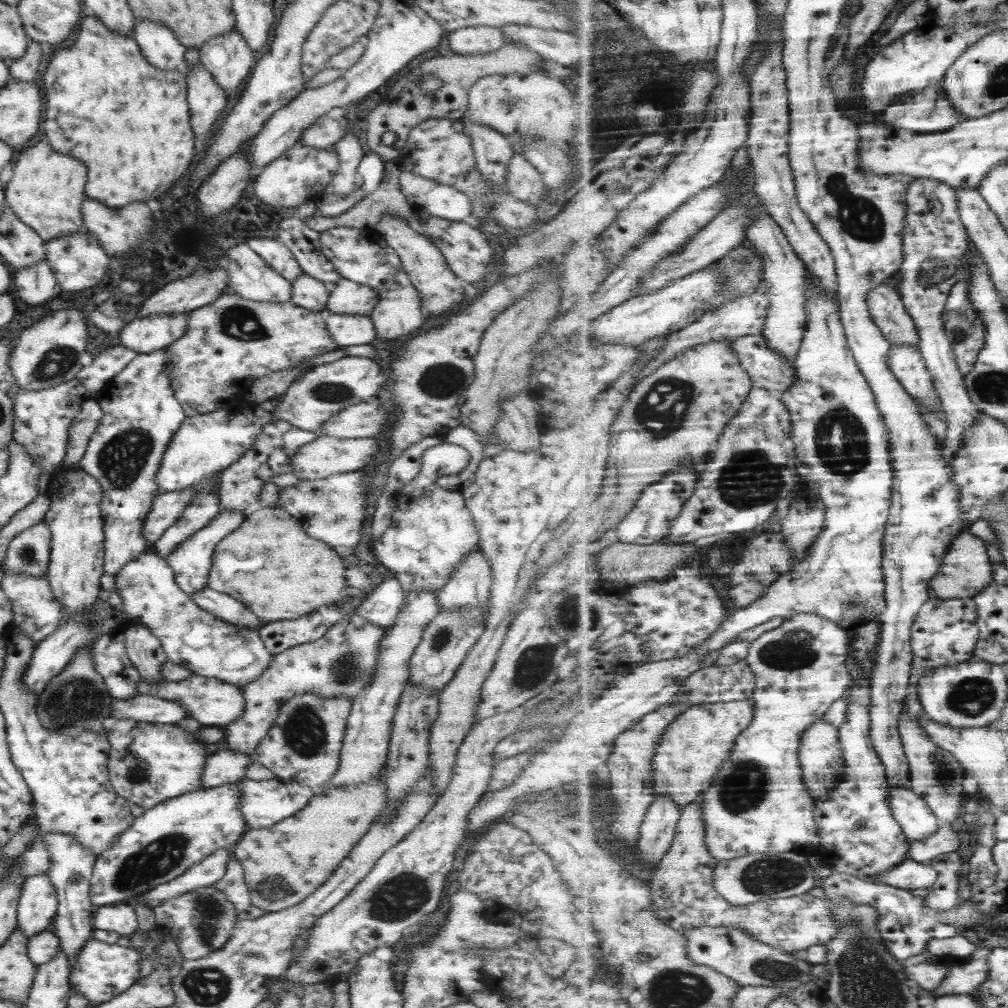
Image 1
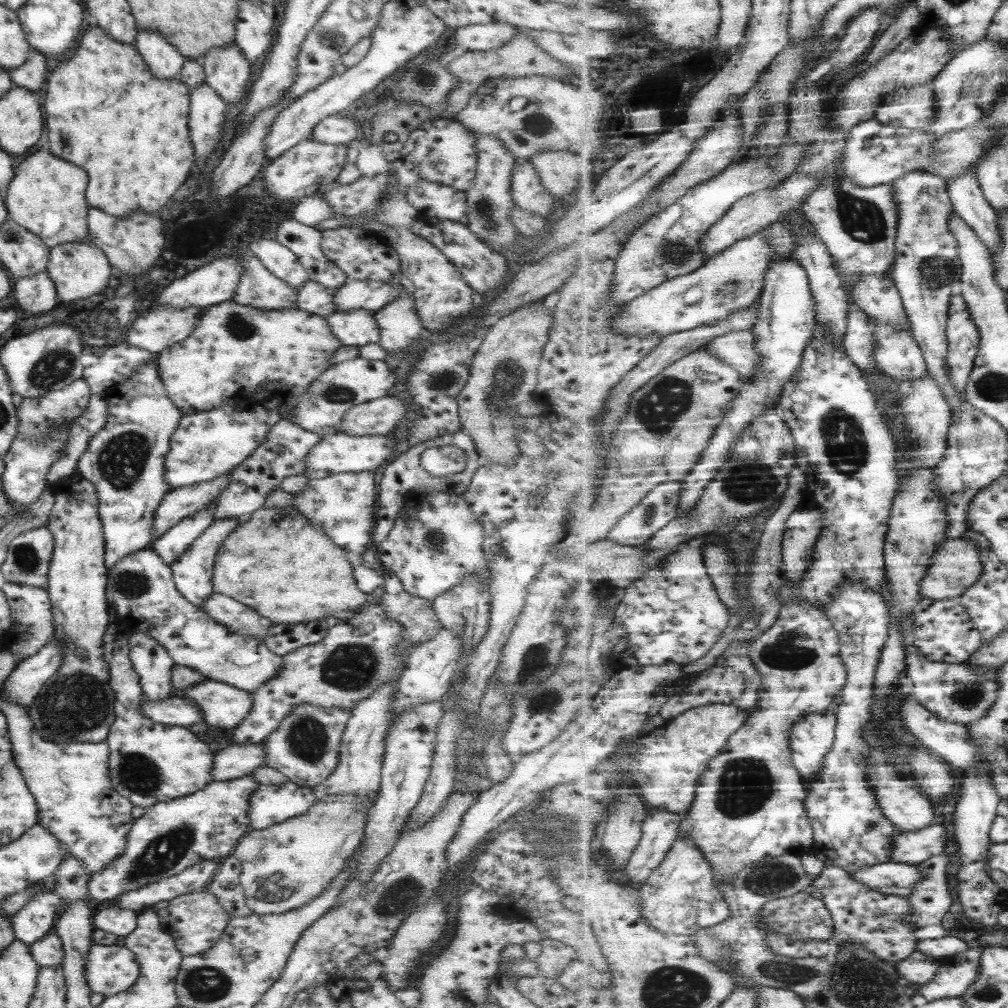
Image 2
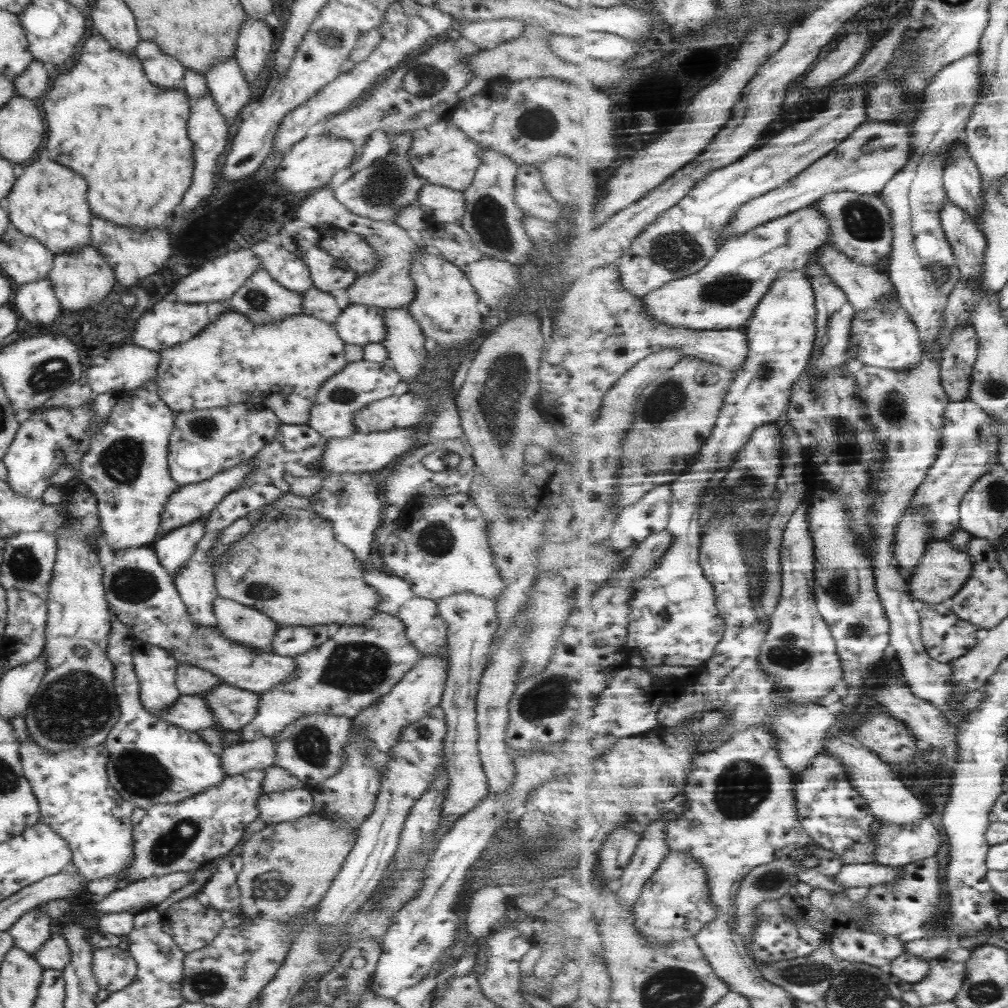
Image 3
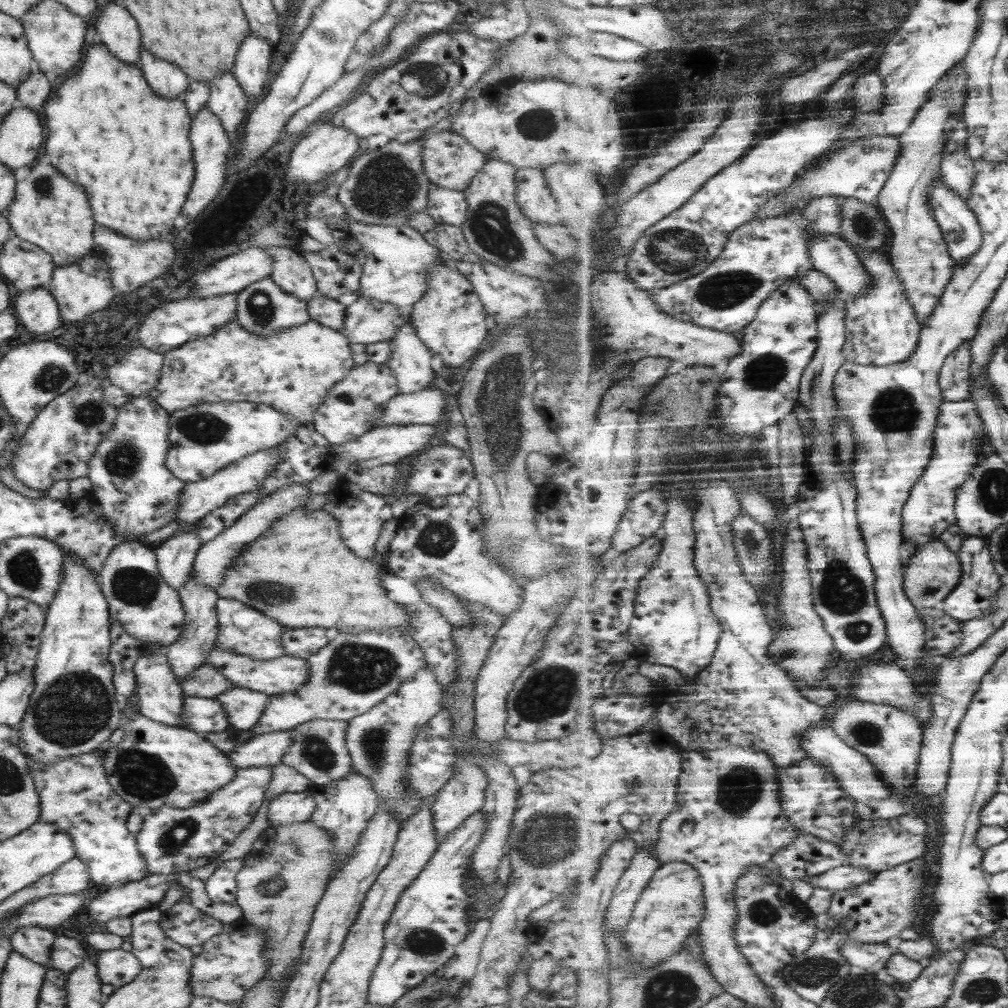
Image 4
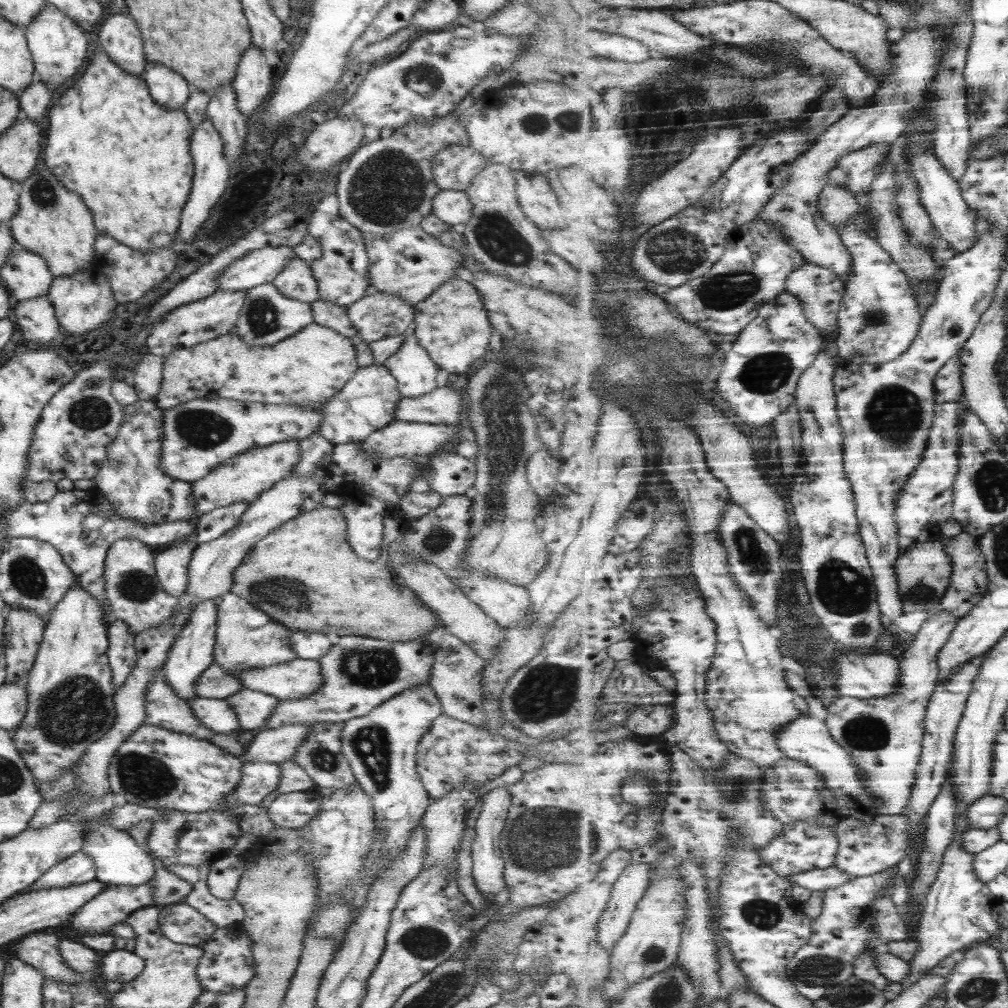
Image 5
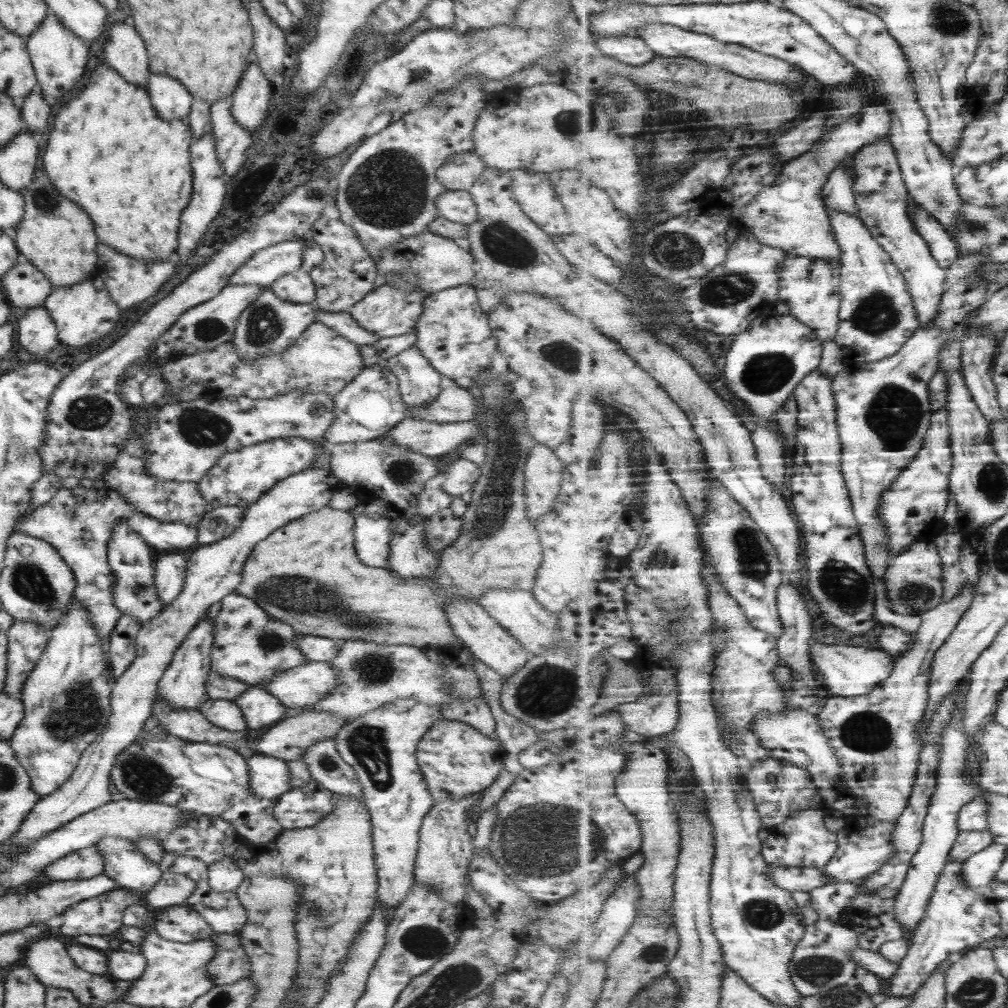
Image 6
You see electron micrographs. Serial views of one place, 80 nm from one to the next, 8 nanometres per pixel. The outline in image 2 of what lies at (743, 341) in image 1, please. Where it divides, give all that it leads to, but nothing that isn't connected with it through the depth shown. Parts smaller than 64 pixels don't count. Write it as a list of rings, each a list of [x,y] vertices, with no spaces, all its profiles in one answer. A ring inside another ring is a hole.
[[[752,330],[731,331],[706,342],[706,348],[721,360],[729,362],[747,378],[757,374],[760,356],[755,350],[756,338]]]

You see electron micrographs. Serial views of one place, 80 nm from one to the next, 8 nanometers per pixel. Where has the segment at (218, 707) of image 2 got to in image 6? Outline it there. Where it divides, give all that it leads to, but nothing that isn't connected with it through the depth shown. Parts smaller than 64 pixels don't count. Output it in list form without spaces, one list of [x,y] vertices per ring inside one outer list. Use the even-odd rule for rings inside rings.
[[[247,687],[247,690],[234,698],[235,706],[243,714],[246,729],[257,730],[275,725],[283,717],[285,708],[272,694],[259,687]]]

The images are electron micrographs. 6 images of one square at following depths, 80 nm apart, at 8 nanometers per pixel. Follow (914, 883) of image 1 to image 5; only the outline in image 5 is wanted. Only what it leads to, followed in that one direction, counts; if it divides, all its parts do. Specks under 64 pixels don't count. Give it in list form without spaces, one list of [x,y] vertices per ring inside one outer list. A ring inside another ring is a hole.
[[[837,867],[816,868],[813,870],[798,872],[794,875],[787,876],[792,884],[797,884],[809,891],[837,888],[853,879],[848,872],[843,872]]]

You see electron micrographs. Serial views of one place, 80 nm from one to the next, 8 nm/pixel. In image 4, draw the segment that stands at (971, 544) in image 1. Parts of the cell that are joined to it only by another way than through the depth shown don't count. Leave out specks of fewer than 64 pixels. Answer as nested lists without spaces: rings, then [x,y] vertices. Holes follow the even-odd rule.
[[[937,539],[920,547],[916,555],[906,560],[906,595],[919,609],[938,607],[959,584],[961,575],[962,564],[956,553]]]

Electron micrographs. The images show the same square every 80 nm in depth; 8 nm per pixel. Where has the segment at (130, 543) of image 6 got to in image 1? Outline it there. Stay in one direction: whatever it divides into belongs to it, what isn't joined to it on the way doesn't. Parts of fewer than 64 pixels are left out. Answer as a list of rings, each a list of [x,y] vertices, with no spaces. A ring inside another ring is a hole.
[[[141,553],[138,554],[135,558],[129,560],[128,563],[125,563],[120,569],[119,572],[116,572],[113,575],[113,587],[116,594],[121,597],[122,600],[122,611],[125,615],[125,618],[128,622],[136,622],[137,624],[142,624],[149,629],[149,632],[157,638],[160,642],[161,648],[164,650],[166,660],[171,661],[173,664],[181,665],[185,667],[189,672],[192,672],[193,675],[199,675],[205,678],[215,678],[221,682],[241,687],[249,682],[253,682],[256,678],[261,676],[261,673],[266,669],[266,666],[269,666],[270,660],[272,659],[272,654],[262,645],[261,639],[259,638],[257,630],[241,630],[239,627],[229,624],[228,622],[223,622],[220,618],[201,610],[201,607],[198,607],[187,594],[181,592],[174,581],[174,574],[171,568],[167,566],[167,563],[164,559],[159,558],[155,553]]]

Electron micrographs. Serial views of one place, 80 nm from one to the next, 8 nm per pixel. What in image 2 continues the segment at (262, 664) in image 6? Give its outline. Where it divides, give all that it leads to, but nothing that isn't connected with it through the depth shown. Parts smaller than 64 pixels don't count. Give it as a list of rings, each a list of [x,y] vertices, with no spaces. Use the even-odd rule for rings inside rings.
[[[212,592],[209,598],[202,602],[201,610],[229,632],[252,636],[261,641],[267,629],[273,624],[268,618],[253,612],[251,608],[216,592]]]

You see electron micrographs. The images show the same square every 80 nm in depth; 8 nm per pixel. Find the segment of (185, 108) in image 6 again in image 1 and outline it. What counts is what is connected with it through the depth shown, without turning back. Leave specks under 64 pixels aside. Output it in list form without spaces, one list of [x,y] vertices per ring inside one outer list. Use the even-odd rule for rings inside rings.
[[[135,20],[132,37],[149,64],[157,66],[159,70],[182,70],[185,49],[165,26]]]

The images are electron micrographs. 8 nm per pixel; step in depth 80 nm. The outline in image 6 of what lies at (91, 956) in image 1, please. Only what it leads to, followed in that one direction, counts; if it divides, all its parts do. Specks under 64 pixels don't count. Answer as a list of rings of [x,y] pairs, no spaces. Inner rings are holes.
[[[121,949],[109,950],[107,954],[108,976],[116,980],[137,980],[145,968],[145,959],[141,953],[126,952]]]

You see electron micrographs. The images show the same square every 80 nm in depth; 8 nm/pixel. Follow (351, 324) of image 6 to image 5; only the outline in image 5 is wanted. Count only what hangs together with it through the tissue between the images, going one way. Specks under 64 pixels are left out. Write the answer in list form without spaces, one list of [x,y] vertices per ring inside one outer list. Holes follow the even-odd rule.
[[[318,299],[309,306],[313,323],[326,326],[350,341],[359,341],[359,338],[356,338],[355,329],[352,329],[351,323],[345,315],[346,308]]]

